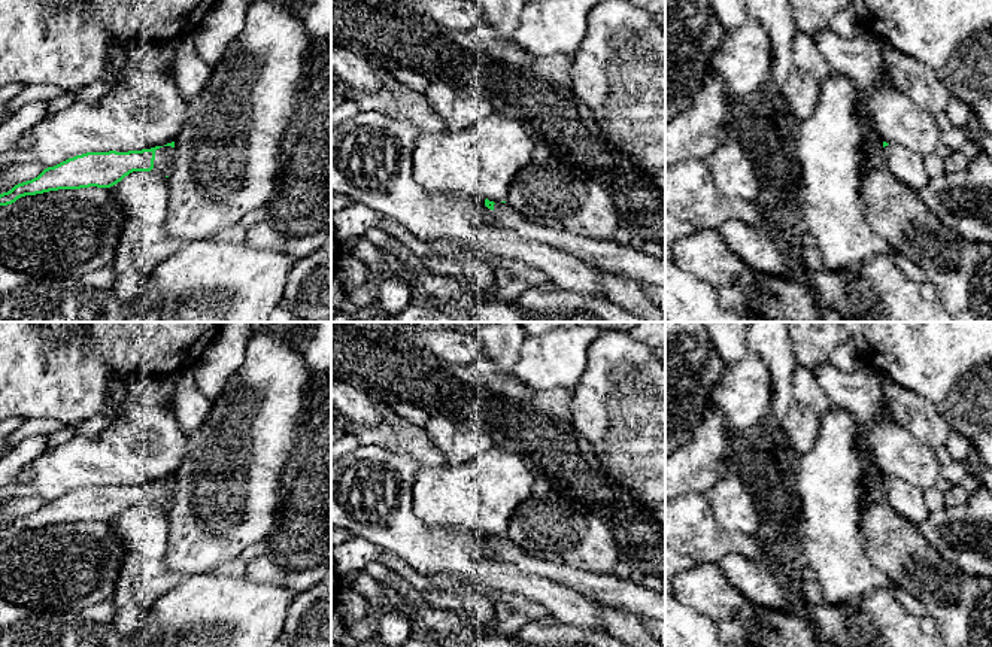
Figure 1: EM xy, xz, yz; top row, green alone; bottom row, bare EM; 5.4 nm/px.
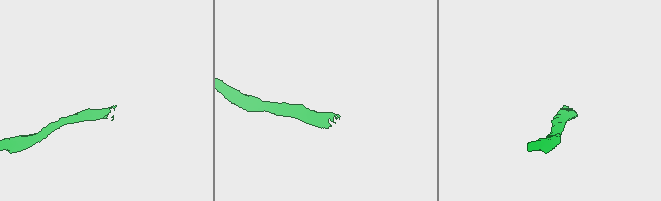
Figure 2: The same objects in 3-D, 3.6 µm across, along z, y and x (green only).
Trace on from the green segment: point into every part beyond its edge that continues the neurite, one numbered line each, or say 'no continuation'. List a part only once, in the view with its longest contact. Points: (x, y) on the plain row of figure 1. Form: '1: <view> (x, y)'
1: xy (164, 489)

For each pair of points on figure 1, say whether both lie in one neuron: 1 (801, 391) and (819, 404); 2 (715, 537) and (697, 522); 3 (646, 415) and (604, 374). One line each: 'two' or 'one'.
1: one
2: one
3: one

